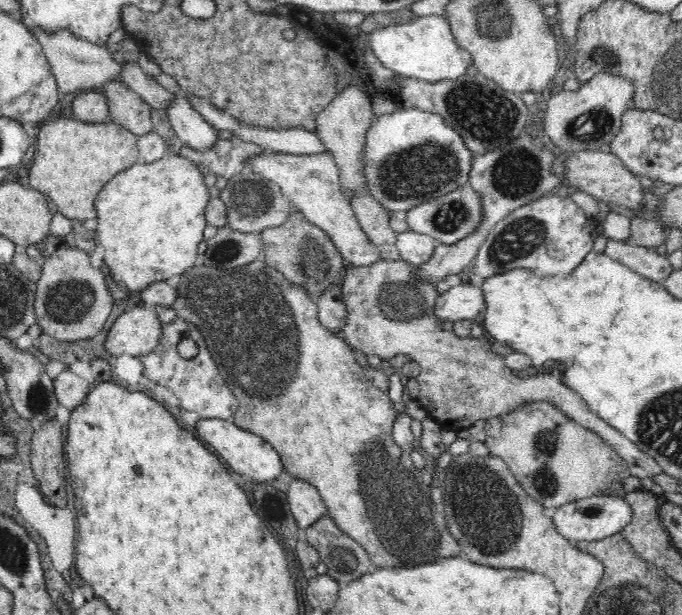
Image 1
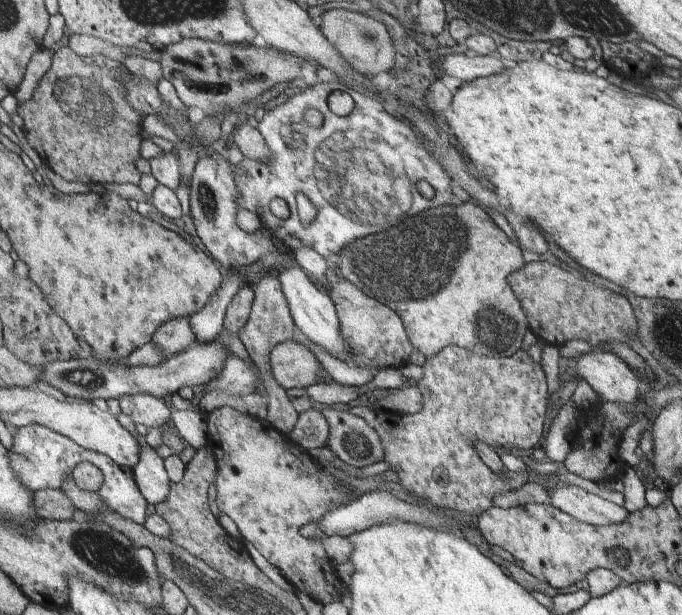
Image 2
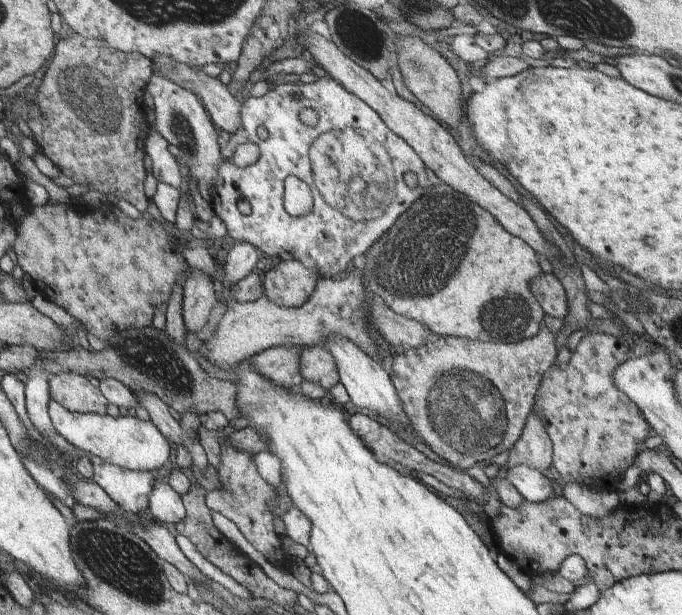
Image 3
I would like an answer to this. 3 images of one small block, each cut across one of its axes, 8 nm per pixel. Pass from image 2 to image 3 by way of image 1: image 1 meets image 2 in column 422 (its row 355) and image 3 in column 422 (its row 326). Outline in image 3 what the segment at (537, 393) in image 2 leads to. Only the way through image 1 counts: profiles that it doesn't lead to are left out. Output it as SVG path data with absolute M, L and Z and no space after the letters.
M545 324L539 332L538 336L526 337L519 343L510 344L454 336L434 337L419 347L406 348L404 354L396 354L390 378L403 402L414 435L436 452L436 456L464 473L476 464L488 464L488 460L496 460L501 452L508 452L508 448L520 440L524 422L534 406L540 380L546 370L554 365L559 352L556 344L558 336L554 336Z

